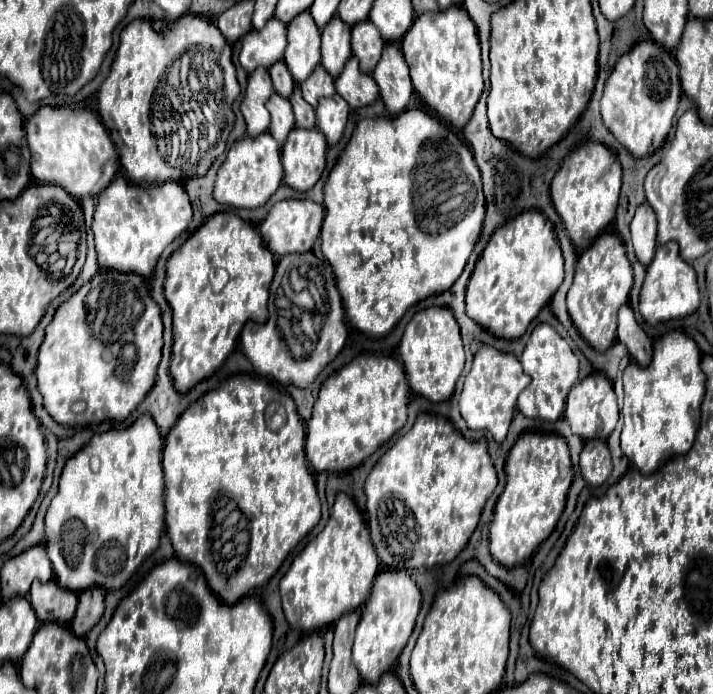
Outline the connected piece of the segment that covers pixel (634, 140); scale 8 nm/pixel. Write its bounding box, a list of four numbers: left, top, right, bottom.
[601,39,679,157]

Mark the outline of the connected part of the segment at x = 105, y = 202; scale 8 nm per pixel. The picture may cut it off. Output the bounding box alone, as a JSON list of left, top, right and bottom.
[93,177,193,277]

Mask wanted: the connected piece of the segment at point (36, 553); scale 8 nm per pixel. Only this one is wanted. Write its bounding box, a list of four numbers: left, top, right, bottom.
[1,545,53,601]

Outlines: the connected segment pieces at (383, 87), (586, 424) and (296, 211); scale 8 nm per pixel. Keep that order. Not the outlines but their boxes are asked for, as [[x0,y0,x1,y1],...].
[[371,43,413,115],[565,373,619,439],[259,199,323,257]]

